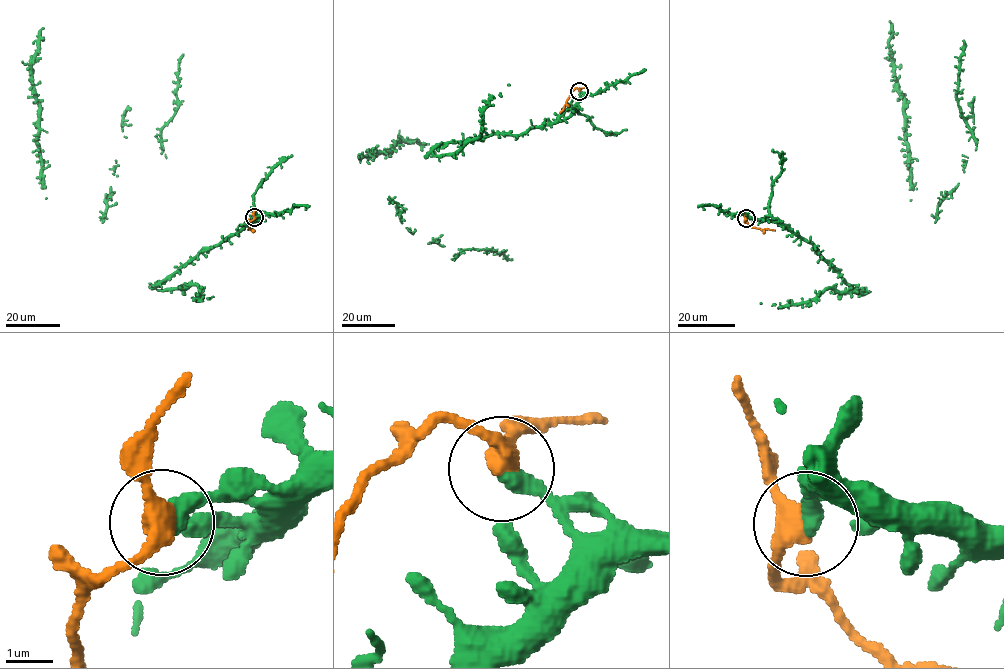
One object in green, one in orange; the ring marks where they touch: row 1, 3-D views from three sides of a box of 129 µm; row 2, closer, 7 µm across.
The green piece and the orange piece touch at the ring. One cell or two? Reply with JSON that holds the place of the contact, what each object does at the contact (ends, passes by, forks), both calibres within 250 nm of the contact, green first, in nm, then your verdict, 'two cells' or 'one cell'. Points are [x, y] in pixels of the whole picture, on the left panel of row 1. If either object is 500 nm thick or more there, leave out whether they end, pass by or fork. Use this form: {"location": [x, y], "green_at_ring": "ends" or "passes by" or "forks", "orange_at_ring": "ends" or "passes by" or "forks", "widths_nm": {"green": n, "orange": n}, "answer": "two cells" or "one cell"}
{"location": [254, 217], "green_at_ring": "ends", "orange_at_ring": "passes by", "widths_nm": {"green": 400, "orange": 400}, "answer": "two cells"}

